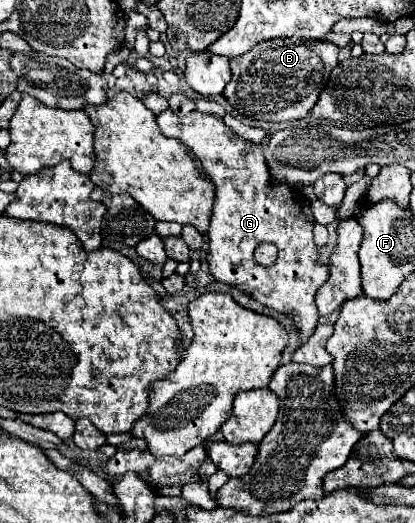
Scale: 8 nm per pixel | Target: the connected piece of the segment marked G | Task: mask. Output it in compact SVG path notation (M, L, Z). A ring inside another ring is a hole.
M168 109L156 115L156 123L162 135L178 139L202 161L206 175L216 185L214 213L208 229L210 247L206 253L210 273L218 281L250 293L256 301L292 315L304 343L320 319L314 295L328 279L328 269L318 263L318 249L312 239L314 215L310 211L310 201L302 191L298 195L296 189L286 189L286 185L274 189L270 185L262 145L238 137L220 117L200 111L178 117ZM260 243L274 243L278 247L278 259L272 267L256 263L254 249Z

